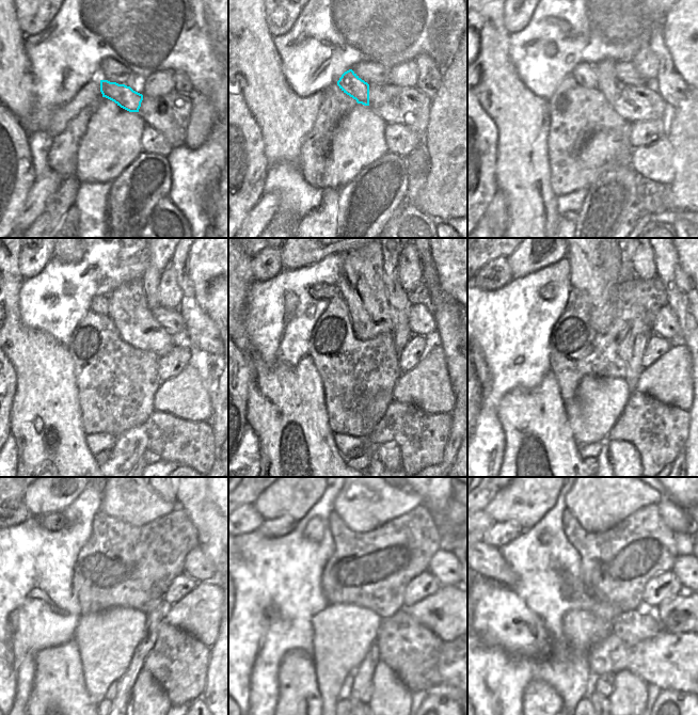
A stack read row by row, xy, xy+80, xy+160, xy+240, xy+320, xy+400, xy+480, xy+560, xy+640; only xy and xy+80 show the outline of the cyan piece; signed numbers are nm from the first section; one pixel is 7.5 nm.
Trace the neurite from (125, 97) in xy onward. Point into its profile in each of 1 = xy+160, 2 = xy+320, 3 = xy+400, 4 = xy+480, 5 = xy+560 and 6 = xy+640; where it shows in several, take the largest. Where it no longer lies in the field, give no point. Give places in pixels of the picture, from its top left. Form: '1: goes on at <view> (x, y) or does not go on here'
1: goes on at xy+160 (584, 74)
2: goes on at xy+320 (318, 291)
3: goes on at xy+400 (549, 291)
4: goes on at xy+480 (51, 521)
5: goes on at xy+560 (280, 526)
6: goes on at xy+640 (500, 534)

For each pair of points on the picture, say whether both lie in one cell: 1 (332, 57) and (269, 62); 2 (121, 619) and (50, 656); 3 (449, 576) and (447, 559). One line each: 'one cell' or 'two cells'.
1: two cells
2: two cells
3: one cell

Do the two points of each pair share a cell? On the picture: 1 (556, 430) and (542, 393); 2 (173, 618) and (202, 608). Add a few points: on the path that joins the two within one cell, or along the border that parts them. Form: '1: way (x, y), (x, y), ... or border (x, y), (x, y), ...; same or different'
1: way (546, 420), (544, 418), (543, 402); same
2: way (180, 615), (194, 614); same

